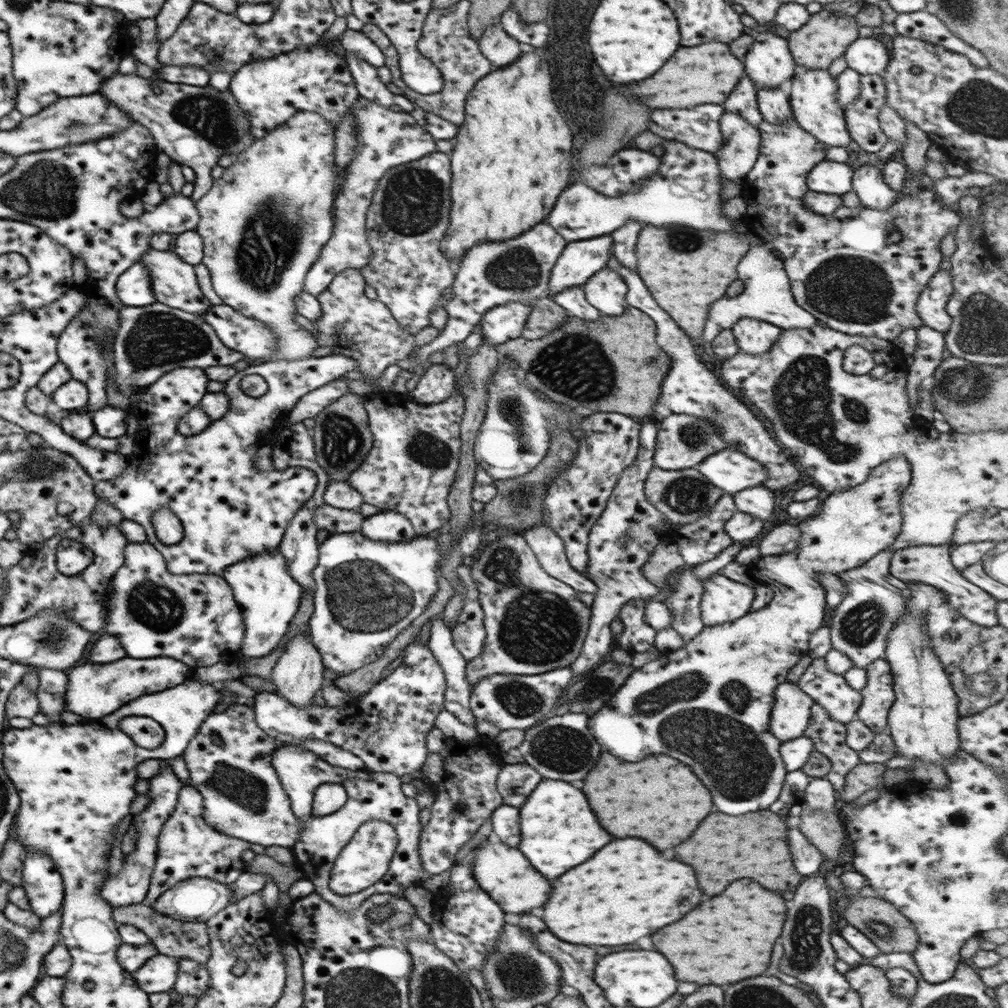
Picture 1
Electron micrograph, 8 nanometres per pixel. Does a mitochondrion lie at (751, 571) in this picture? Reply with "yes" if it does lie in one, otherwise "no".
no

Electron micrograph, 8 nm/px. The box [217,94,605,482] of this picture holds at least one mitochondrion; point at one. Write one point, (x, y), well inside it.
(271, 236)

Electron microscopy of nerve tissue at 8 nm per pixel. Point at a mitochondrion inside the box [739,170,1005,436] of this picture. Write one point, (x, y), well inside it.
(843, 287)

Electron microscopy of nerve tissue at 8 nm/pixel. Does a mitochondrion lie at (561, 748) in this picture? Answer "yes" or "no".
yes

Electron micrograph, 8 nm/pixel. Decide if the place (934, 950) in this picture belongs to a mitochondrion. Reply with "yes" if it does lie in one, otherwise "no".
no

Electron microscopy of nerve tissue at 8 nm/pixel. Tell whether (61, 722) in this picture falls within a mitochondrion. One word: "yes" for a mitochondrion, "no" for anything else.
no

